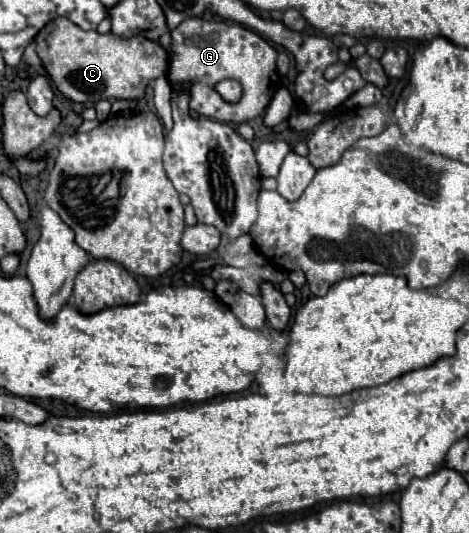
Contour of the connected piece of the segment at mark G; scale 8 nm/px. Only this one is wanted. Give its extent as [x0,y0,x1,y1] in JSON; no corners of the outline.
[168,18,280,124]

